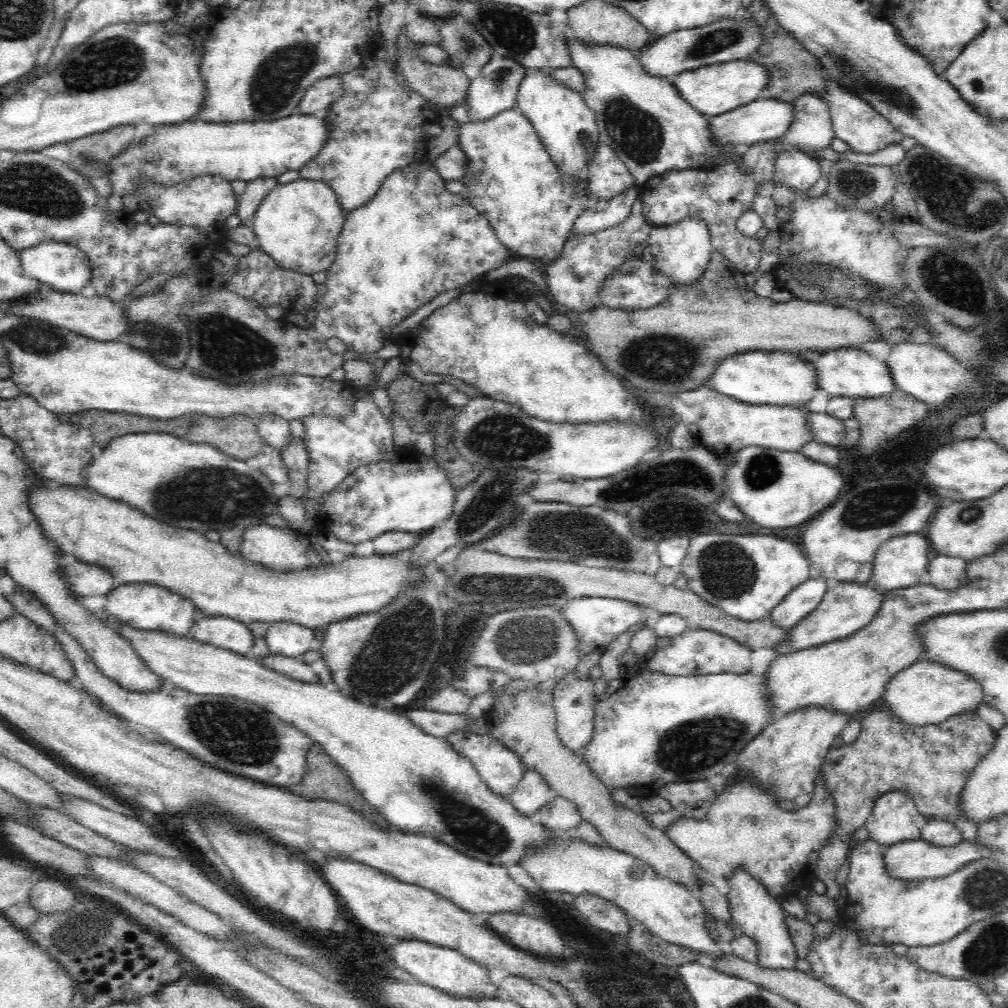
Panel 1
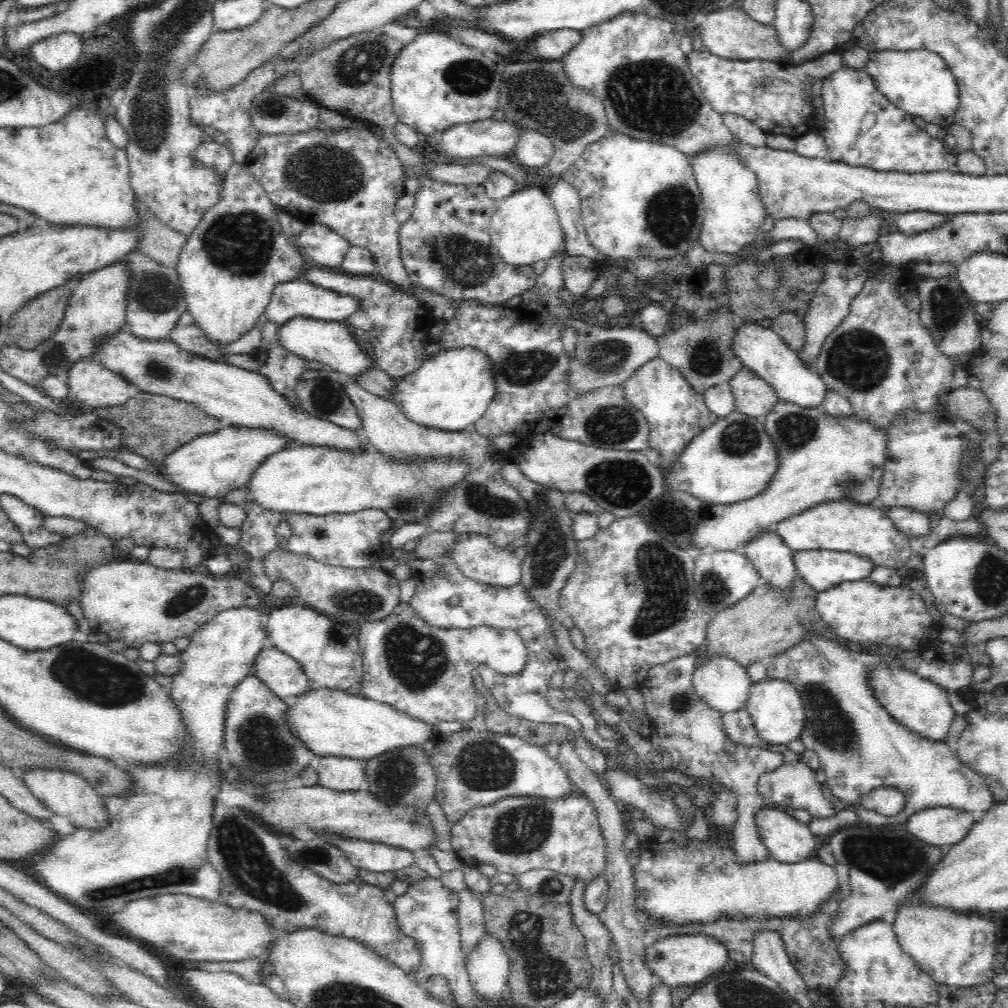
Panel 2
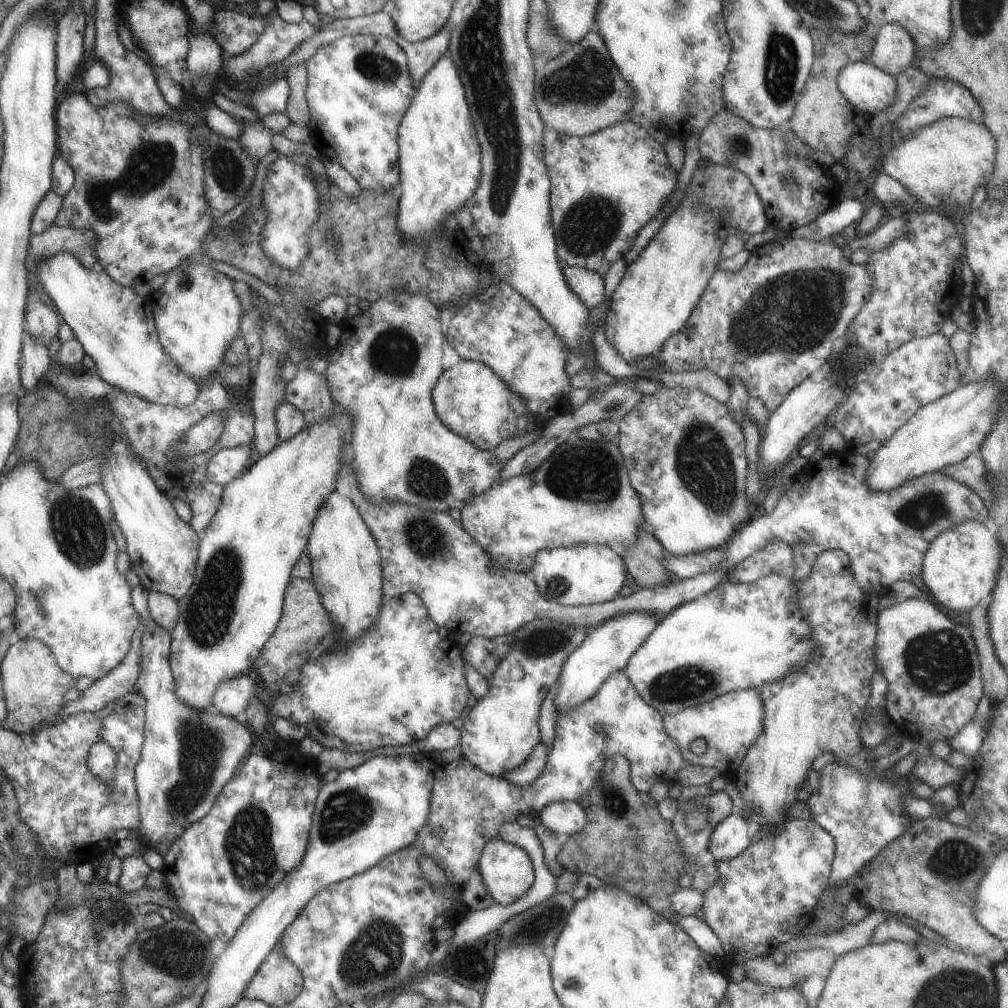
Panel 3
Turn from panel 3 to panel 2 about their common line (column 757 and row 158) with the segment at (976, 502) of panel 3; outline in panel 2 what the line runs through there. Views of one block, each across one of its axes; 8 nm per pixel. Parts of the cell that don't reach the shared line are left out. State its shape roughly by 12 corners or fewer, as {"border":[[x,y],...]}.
{"border":[[521,129],[511,158],[544,168],[554,154],[550,138]]}

